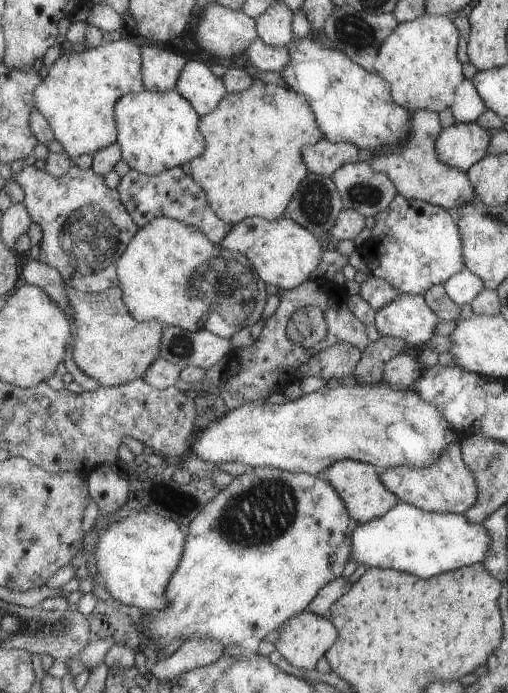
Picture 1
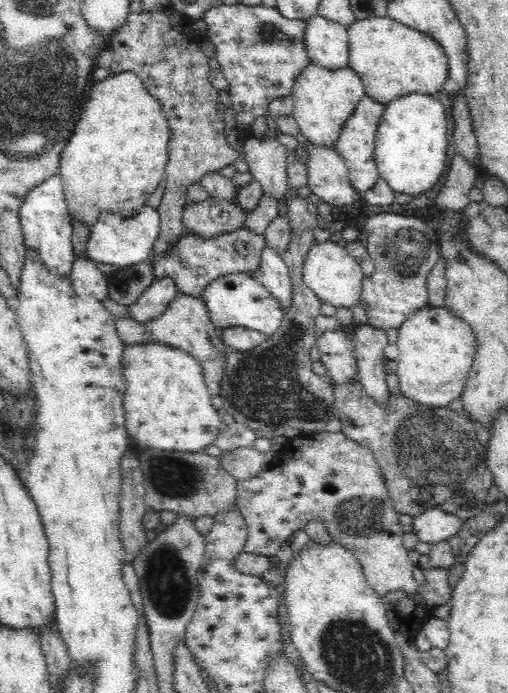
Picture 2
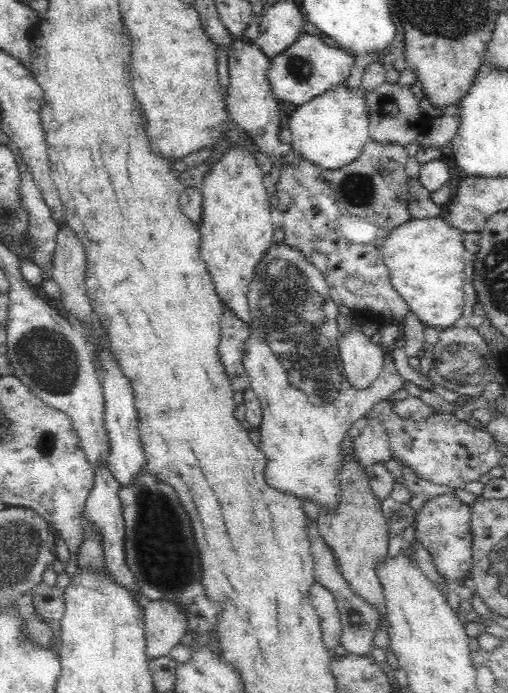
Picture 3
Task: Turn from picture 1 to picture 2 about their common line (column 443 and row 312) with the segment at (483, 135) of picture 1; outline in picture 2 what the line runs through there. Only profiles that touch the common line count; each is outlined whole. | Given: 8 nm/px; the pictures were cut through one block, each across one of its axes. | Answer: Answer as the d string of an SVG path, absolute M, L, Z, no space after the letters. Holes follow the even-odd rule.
M169 277L156 279L142 292L134 304L127 307L127 316L132 316L138 324L156 320L162 316L177 294L178 291L172 279Z

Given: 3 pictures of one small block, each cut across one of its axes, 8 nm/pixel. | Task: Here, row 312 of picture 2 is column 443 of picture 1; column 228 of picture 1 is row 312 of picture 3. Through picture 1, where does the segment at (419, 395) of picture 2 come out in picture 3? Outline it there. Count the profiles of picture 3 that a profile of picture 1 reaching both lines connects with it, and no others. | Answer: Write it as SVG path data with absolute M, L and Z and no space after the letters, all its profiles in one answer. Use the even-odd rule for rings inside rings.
M438 217L408 219L398 225L384 243L383 260L389 270L390 283L406 301L409 312L424 326L444 330L454 327L454 322L462 317L462 286L466 278L462 258L464 233Z

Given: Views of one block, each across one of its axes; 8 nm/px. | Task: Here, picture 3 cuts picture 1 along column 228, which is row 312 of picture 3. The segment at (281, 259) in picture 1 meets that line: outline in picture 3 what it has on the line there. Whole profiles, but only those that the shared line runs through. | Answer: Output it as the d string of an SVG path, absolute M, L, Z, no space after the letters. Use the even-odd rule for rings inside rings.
M228 148L224 158L210 170L200 184L203 220L199 224L201 259L213 281L222 306L252 327L247 291L255 269L273 244L274 225L270 221L270 196L264 190L262 170L248 150Z

